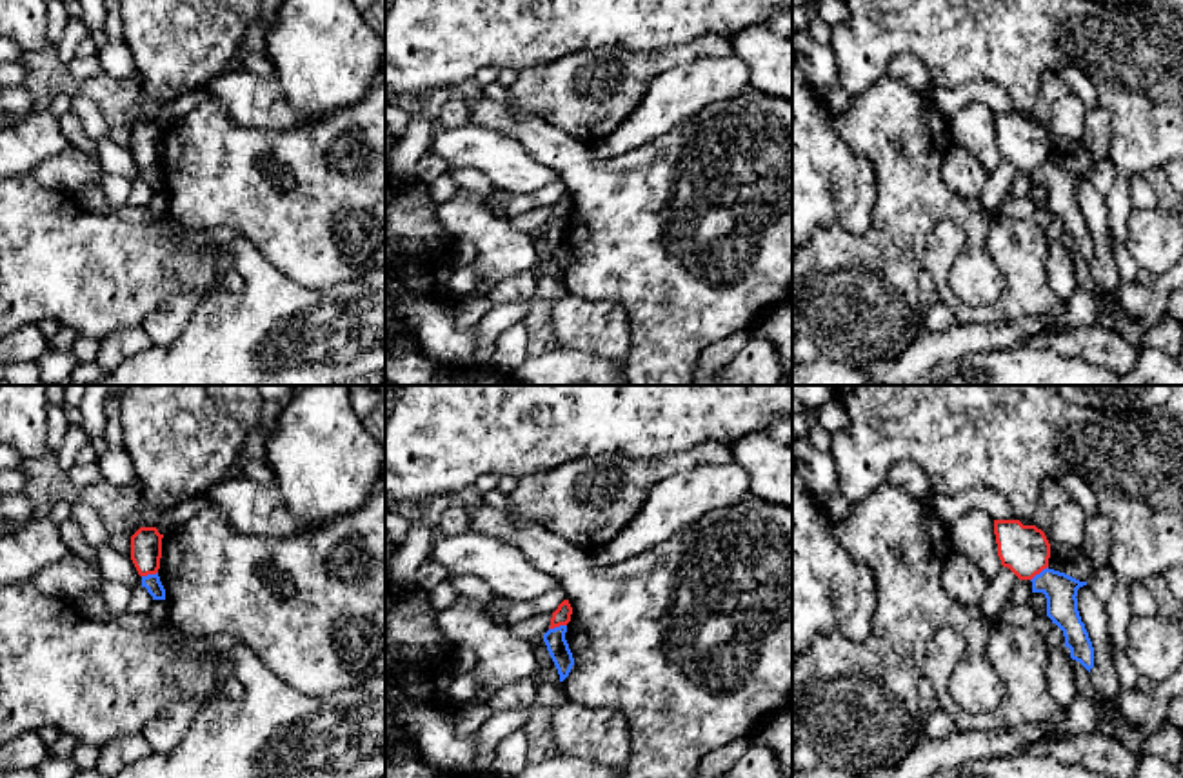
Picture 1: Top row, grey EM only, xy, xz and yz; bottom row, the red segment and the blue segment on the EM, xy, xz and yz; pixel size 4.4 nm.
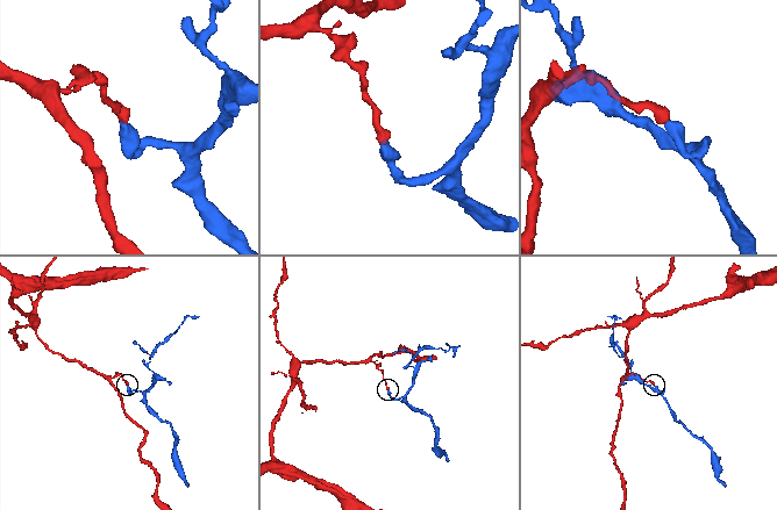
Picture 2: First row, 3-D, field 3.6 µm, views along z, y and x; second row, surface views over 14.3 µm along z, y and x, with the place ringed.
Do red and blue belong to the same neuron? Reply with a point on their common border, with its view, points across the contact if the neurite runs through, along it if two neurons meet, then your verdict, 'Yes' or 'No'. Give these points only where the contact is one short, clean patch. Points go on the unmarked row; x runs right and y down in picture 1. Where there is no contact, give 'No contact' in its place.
Touches red at xz (556, 219). Boundary: xz (566, 217), (549, 222). No

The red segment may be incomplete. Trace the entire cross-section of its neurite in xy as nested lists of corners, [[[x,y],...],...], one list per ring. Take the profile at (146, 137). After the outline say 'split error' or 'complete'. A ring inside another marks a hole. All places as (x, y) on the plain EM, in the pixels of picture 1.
[[[140,120],[131,129],[131,153],[140,169],[156,167],[162,151],[162,131],[156,120]]] | complete

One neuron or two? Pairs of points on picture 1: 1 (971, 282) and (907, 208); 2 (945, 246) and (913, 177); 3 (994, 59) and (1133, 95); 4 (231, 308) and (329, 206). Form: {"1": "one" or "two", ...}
{"1": "one", "2": "two", "3": "one", "4": "two"}

